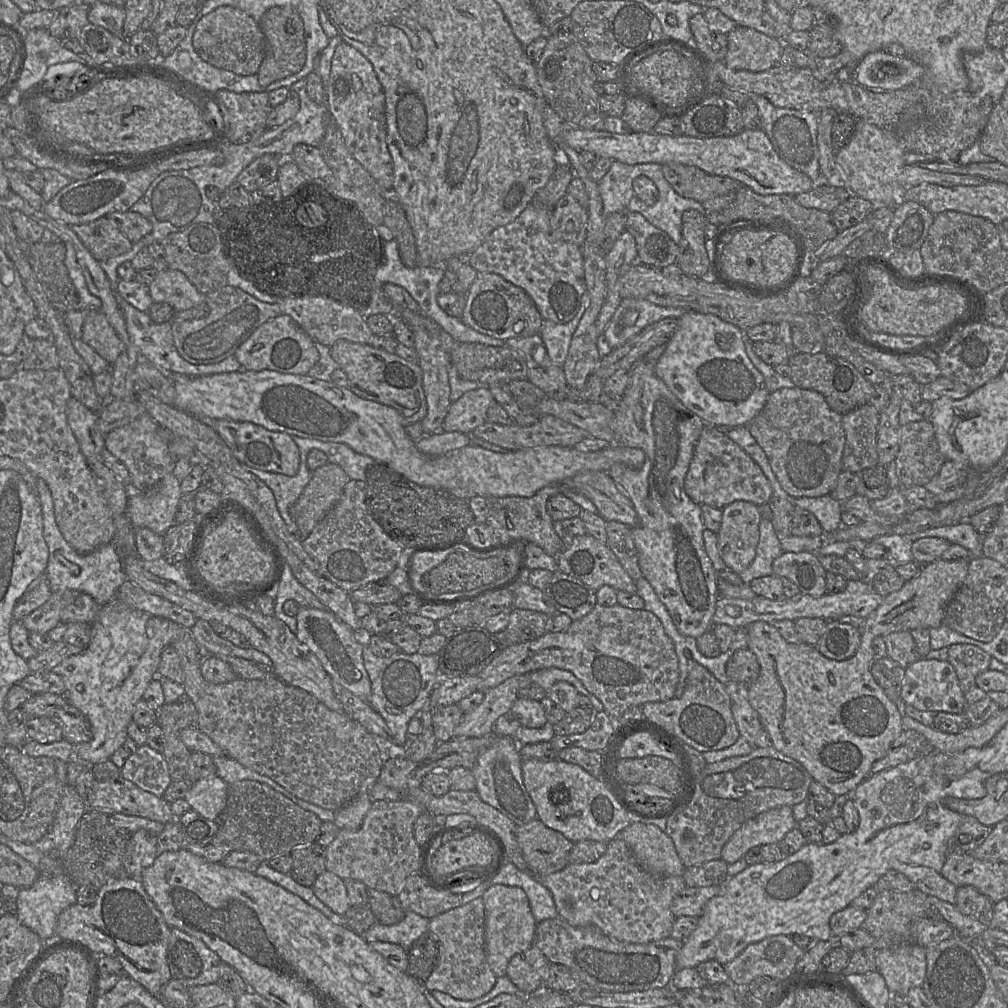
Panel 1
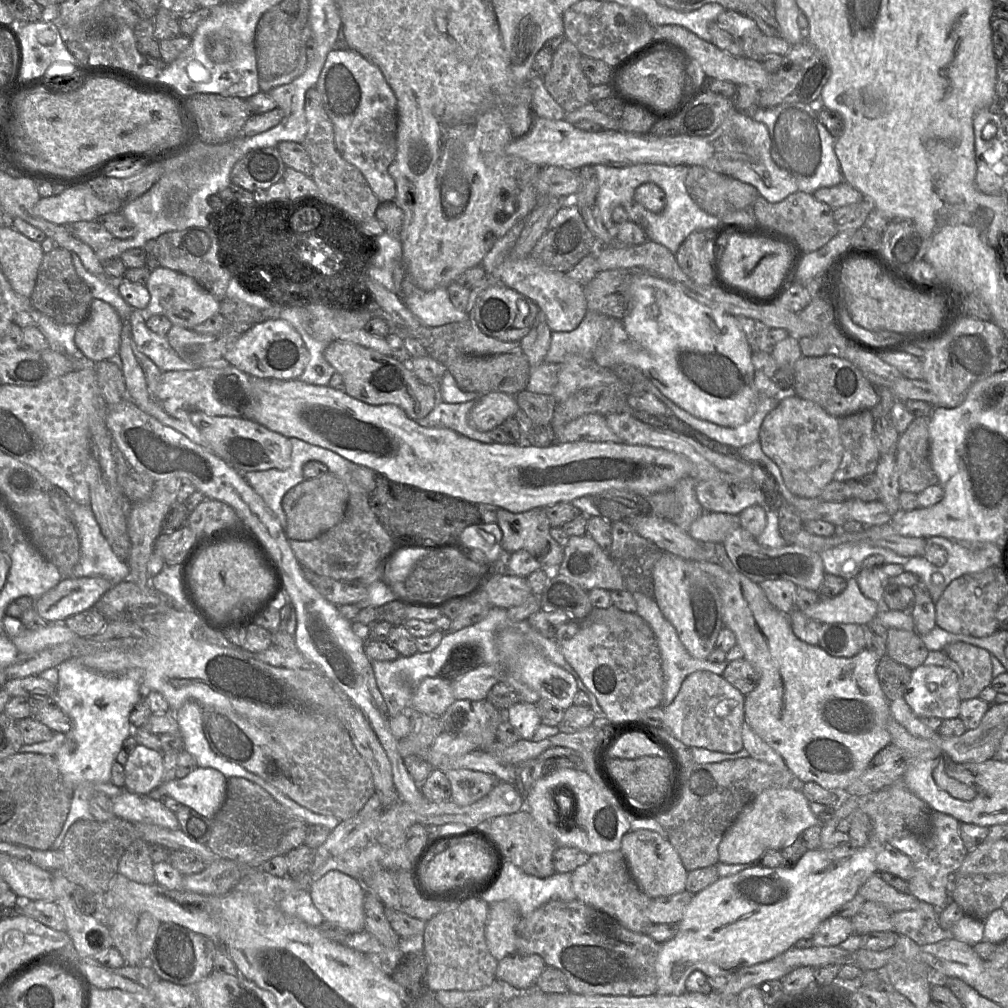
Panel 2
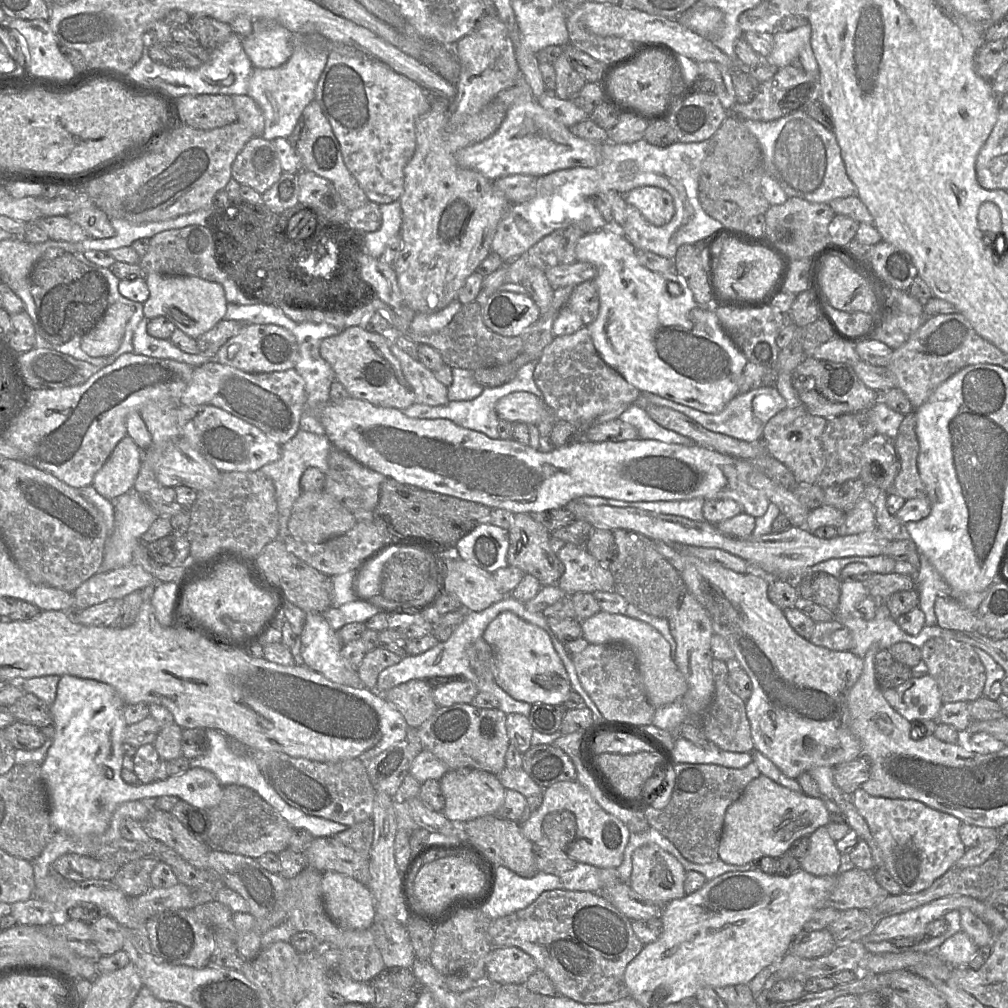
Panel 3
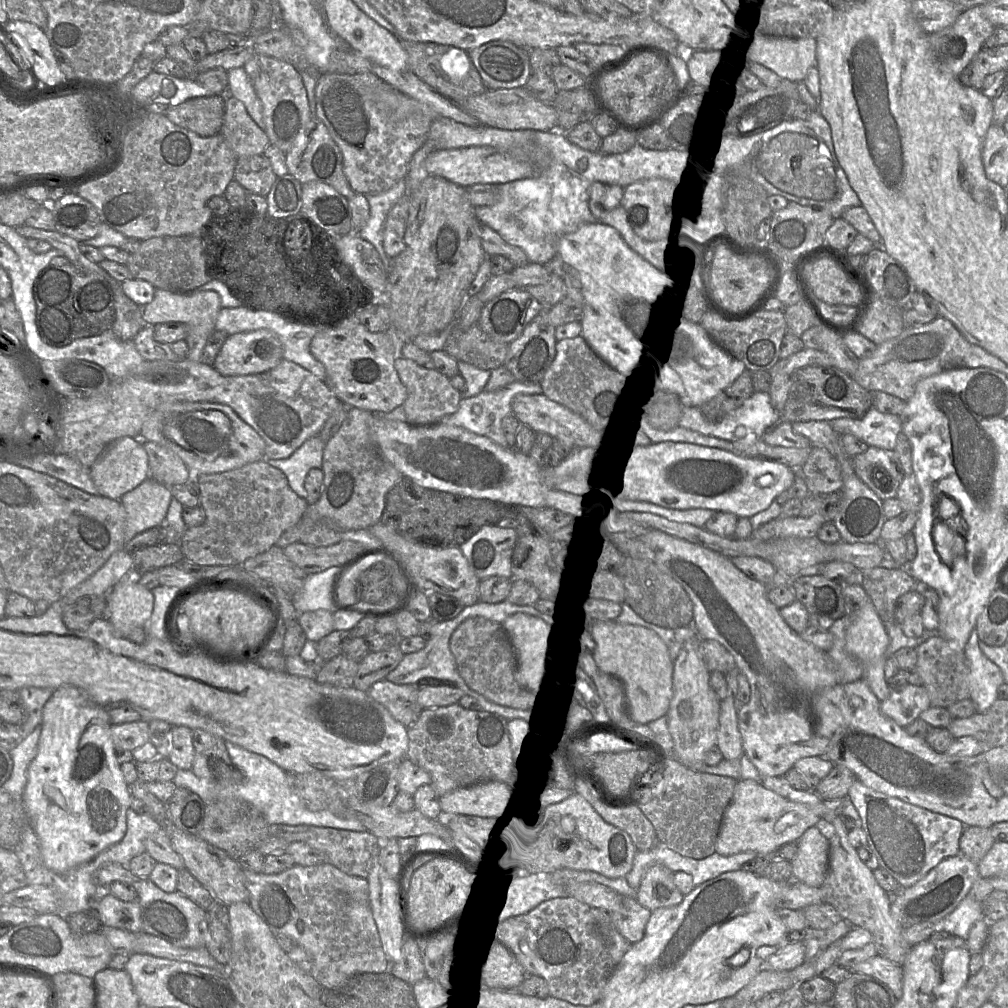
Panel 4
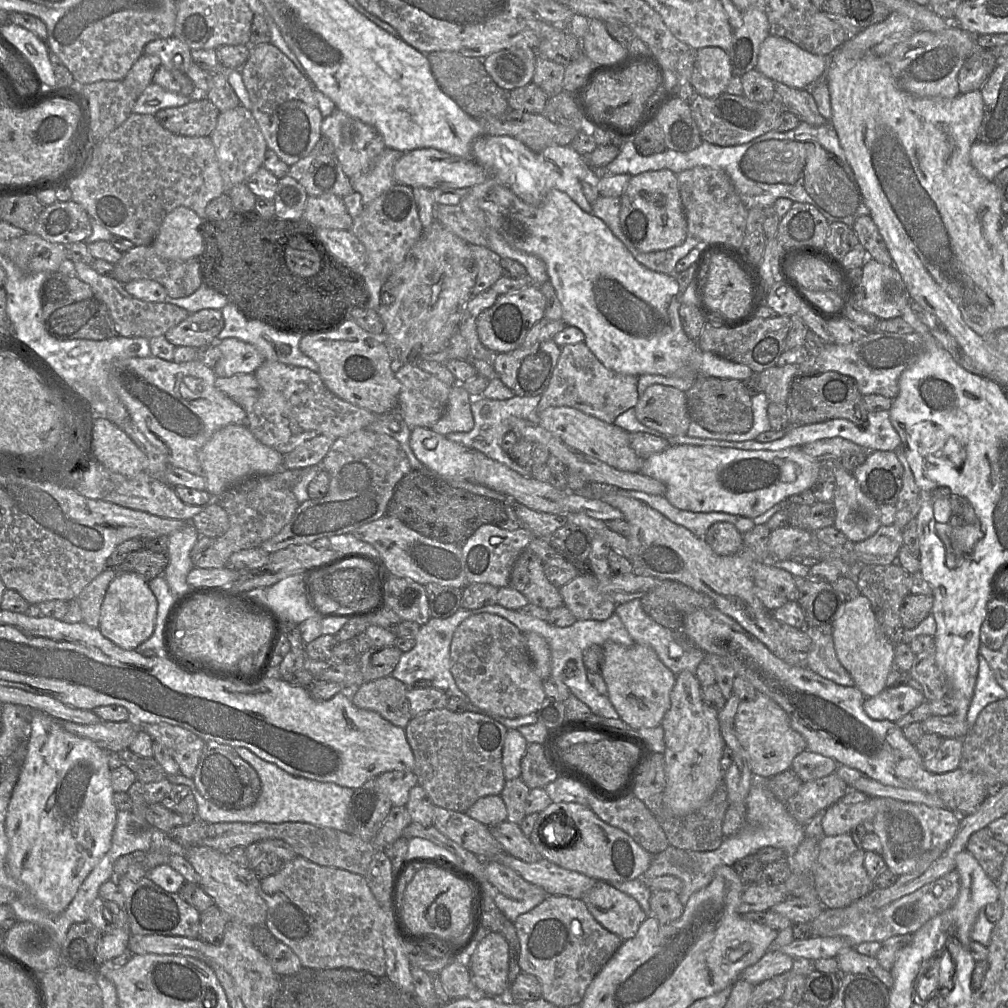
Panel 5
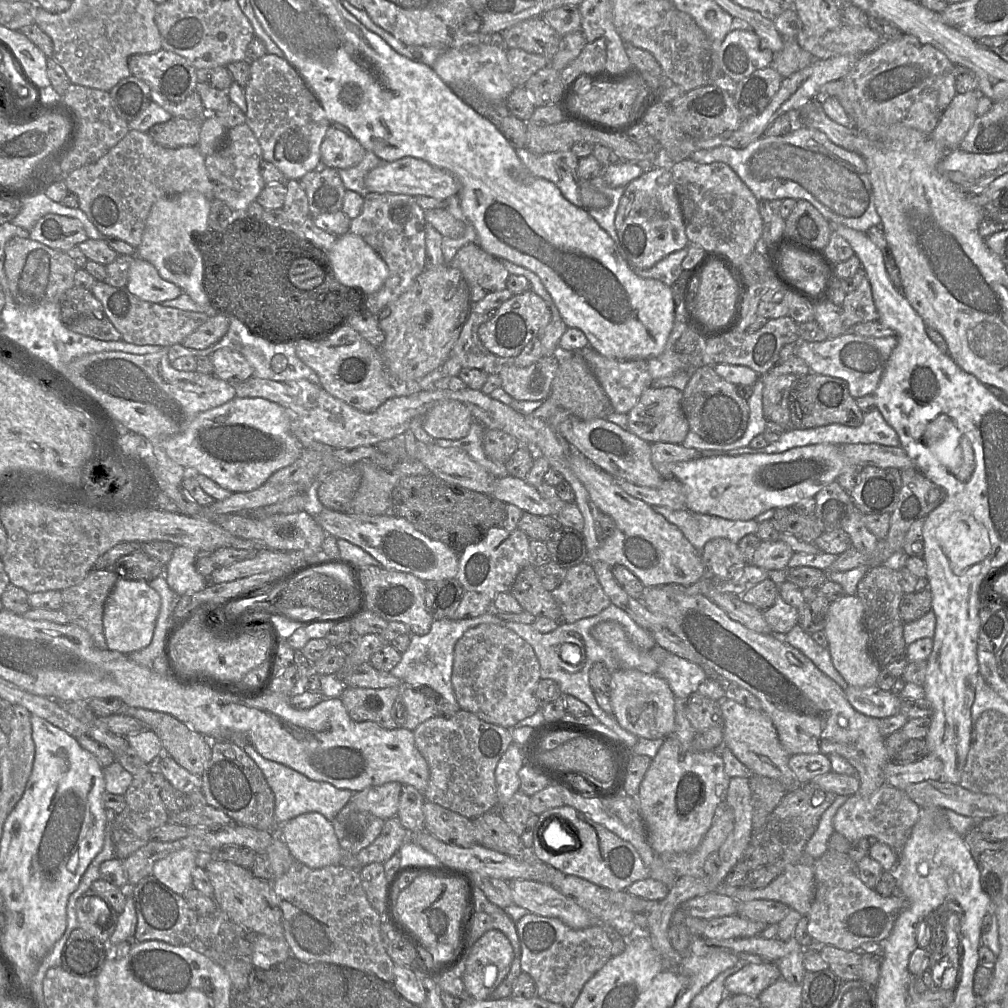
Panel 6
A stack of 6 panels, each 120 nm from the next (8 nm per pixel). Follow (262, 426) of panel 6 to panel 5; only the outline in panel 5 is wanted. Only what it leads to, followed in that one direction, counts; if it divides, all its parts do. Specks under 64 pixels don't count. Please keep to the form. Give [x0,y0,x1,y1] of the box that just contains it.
[199,424,283,496]

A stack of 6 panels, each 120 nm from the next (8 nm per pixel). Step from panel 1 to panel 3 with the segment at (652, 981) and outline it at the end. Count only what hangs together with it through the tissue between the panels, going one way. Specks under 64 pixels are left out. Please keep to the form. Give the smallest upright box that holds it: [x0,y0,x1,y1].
[488,890,644,1004]

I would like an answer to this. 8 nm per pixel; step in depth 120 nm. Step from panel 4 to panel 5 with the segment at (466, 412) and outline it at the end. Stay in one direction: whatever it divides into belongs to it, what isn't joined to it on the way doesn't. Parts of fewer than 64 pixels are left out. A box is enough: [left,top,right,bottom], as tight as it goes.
[446,395,541,476]

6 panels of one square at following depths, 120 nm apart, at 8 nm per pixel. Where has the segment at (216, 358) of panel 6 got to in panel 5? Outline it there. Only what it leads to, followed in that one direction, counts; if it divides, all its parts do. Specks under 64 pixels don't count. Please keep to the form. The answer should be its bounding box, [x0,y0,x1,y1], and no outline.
[213,338,265,377]

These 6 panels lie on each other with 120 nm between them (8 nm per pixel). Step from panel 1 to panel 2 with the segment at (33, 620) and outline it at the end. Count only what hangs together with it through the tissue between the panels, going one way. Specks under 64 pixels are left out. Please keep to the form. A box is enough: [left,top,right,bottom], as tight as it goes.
[35,576,114,622]

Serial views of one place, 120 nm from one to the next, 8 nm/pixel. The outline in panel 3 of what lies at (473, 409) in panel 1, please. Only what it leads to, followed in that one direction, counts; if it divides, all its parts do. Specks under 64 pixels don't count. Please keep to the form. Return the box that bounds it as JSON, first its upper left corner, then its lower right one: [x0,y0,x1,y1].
[496,392,549,426]

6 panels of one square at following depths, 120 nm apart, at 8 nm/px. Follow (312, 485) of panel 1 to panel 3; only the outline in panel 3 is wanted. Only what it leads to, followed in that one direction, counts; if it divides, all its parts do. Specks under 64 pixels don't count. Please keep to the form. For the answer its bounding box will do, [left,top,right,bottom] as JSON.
[288,491,355,544]

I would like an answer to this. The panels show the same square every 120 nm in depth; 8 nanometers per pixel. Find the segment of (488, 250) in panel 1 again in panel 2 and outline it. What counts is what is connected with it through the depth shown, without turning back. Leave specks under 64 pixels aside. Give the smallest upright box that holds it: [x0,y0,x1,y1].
[488,255,588,332]

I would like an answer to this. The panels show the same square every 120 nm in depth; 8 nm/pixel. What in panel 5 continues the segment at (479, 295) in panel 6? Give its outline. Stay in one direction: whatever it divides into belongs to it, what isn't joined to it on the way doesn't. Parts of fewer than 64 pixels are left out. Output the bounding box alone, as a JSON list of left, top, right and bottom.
[470,245,501,296]

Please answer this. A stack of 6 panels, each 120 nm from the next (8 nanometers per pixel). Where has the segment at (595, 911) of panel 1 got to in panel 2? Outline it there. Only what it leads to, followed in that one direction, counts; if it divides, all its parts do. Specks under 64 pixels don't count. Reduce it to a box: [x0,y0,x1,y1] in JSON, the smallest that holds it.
[571,849,653,933]

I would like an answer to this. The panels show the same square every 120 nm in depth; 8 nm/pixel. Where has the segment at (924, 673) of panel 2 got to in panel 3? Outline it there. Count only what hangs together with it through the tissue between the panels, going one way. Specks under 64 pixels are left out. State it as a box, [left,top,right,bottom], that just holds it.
[894,674,943,721]

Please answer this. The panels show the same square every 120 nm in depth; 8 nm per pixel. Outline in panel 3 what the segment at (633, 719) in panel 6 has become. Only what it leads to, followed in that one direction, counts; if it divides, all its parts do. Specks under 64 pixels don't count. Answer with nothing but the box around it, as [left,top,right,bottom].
[581,611,687,707]

